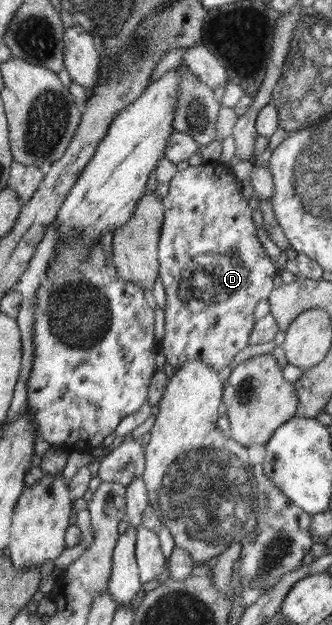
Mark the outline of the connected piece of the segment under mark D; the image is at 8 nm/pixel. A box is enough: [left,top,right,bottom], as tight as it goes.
[158,162,279,375]

